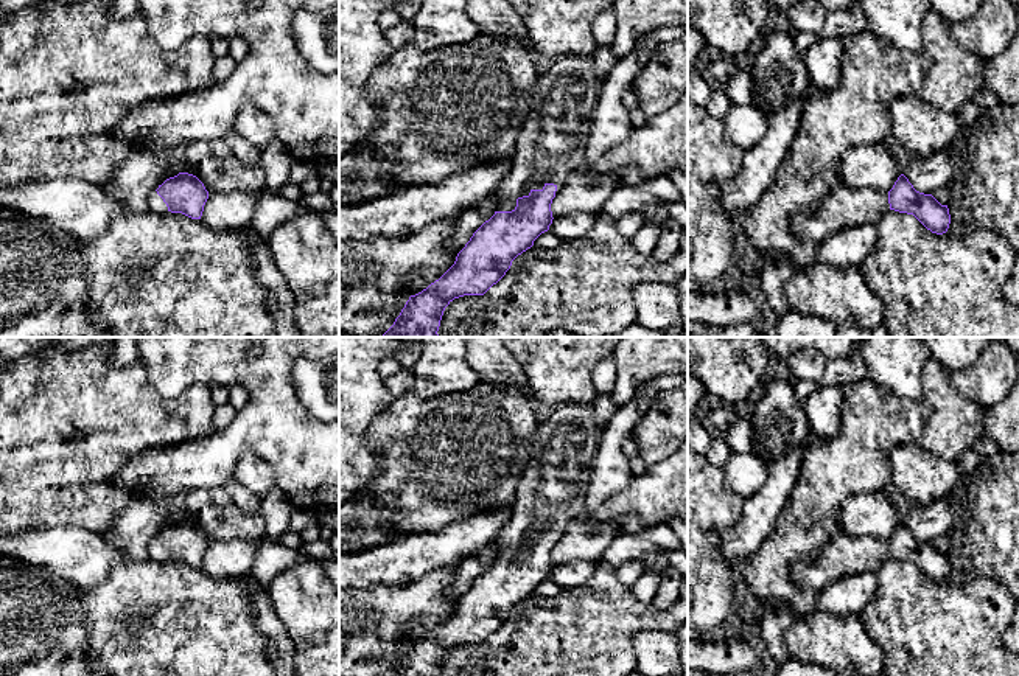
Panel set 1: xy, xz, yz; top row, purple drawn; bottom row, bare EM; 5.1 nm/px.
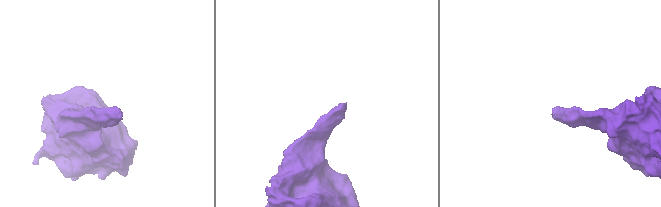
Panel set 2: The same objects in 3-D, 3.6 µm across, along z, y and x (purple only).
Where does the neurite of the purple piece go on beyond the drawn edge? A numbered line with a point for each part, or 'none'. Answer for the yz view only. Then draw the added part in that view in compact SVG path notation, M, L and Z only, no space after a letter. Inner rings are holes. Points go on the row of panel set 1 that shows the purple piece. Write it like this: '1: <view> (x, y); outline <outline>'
1: yz (843, 207); outline M842 183L823 199L817 211L793 213L789 224L797 238L821 244L843 228L862 224L876 225L888 210L888 193L873 188L849 188Z

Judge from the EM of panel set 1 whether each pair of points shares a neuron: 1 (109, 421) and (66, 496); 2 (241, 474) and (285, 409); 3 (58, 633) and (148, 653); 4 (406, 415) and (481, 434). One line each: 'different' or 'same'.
1: same
2: different
3: different
4: same

